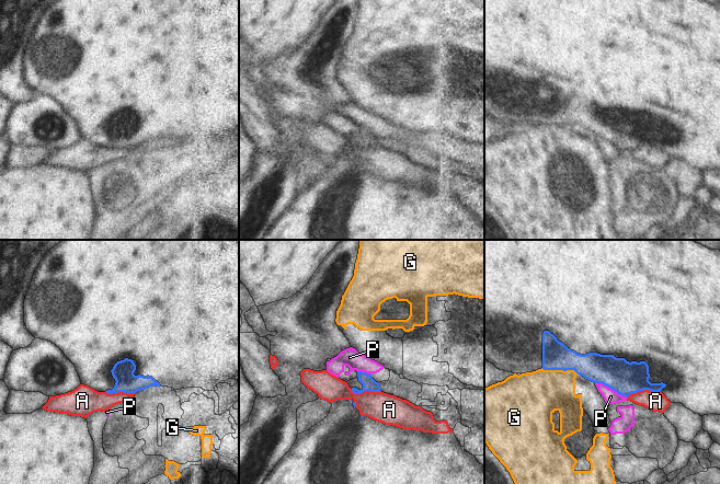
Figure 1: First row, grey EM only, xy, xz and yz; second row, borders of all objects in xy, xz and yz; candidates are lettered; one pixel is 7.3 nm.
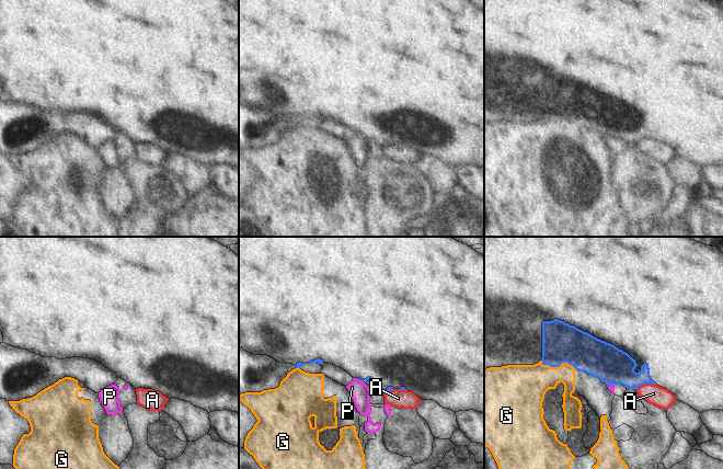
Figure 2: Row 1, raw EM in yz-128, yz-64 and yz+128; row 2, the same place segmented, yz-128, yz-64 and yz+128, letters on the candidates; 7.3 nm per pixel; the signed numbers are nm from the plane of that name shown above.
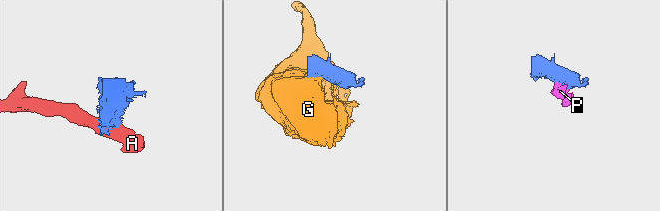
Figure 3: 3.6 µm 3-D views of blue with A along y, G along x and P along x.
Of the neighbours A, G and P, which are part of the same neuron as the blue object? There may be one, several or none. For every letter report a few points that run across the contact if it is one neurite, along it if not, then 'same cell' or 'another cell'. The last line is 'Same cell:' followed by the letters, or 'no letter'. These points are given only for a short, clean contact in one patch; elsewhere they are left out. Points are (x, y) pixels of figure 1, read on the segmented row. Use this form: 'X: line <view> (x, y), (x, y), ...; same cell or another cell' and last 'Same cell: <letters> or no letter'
A: another cell
G: another cell
P: another cell
Same cell: no letter

